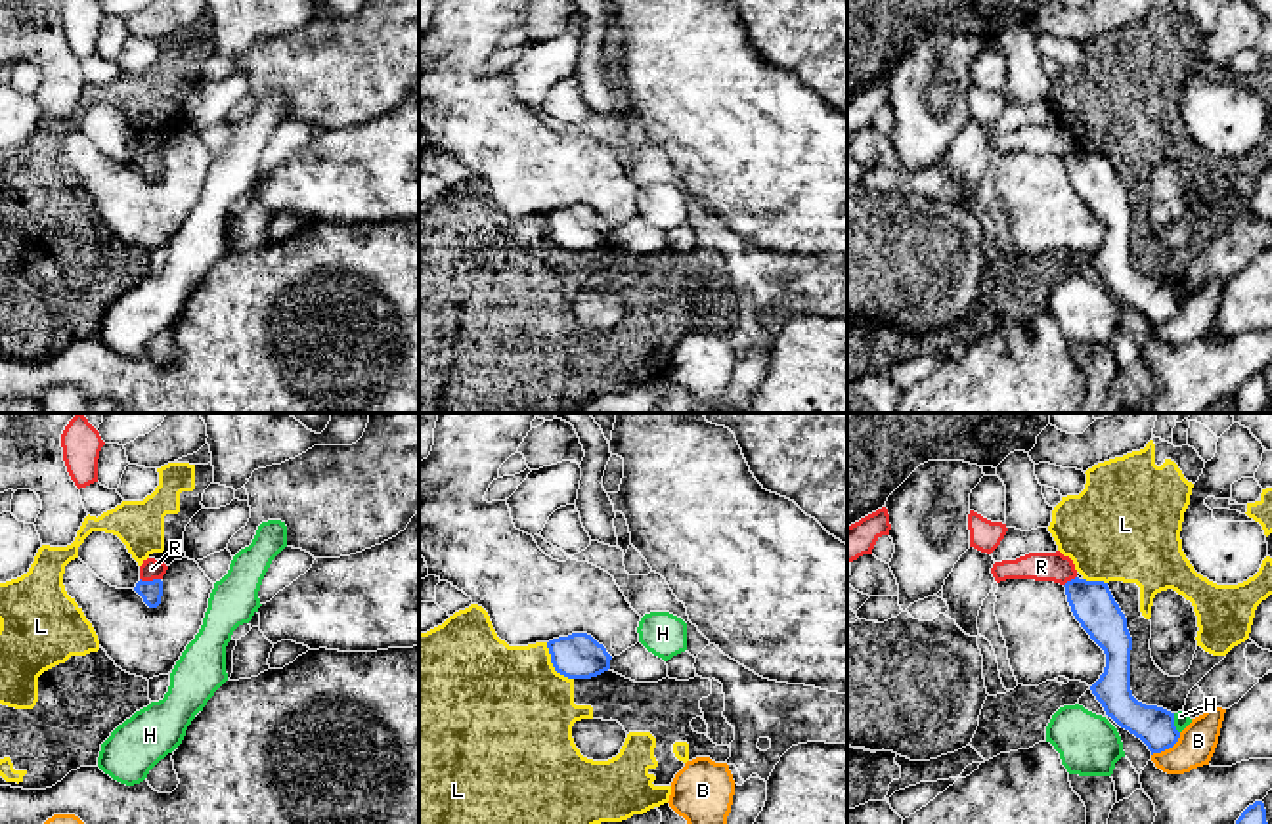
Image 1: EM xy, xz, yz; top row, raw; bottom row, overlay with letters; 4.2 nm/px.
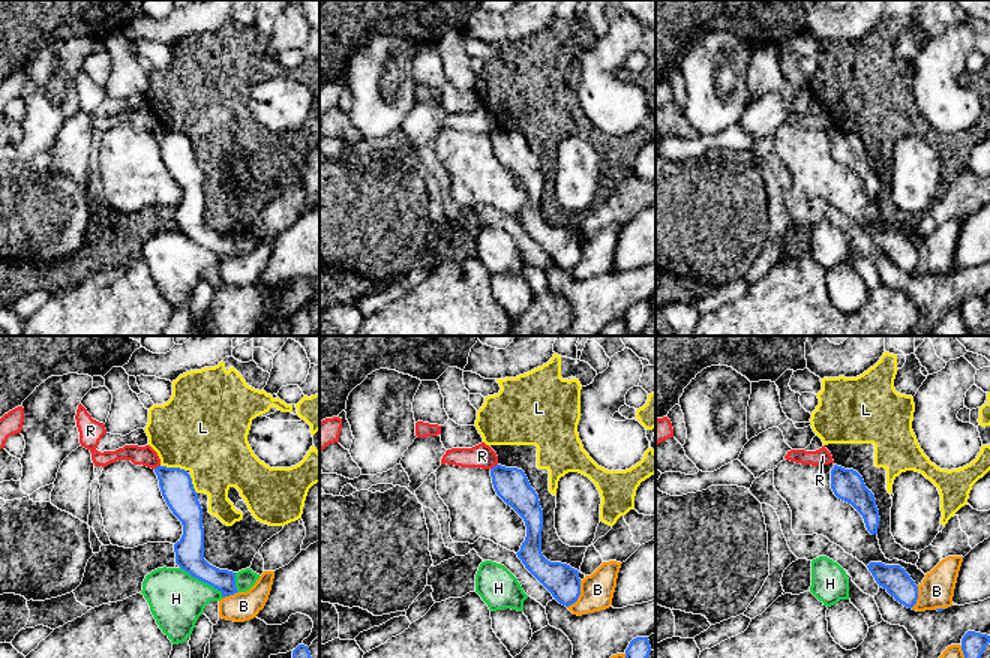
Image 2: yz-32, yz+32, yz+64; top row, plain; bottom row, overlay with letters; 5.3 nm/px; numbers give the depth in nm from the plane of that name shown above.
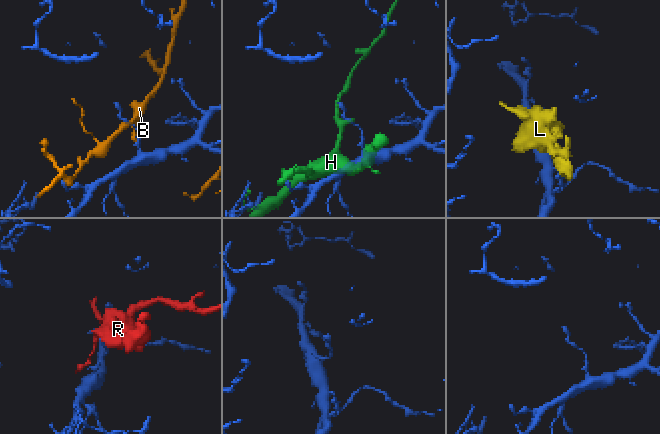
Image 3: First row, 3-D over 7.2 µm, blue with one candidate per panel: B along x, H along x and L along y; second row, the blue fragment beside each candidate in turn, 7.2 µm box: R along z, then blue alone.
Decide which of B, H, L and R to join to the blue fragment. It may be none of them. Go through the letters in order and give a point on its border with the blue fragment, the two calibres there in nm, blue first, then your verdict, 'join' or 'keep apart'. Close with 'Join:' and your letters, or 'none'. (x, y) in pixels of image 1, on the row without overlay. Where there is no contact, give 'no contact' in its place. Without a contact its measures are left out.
B: meets blue in yz at (1167, 320); 160 nm thick on the blue side, 160 nm on the other; keep apart
H: meets blue in yz at (1173, 295); 160 nm thick on the blue side, 70 nm on the other; keep apart
L: meets blue in xz at (553, 238); 190 nm thick on the blue side, 500 nm on the other; keep apart
R: meets blue in xy at (150, 153); 90 nm thick on the blue side, 90 nm on the other; keep apart
Join: none

